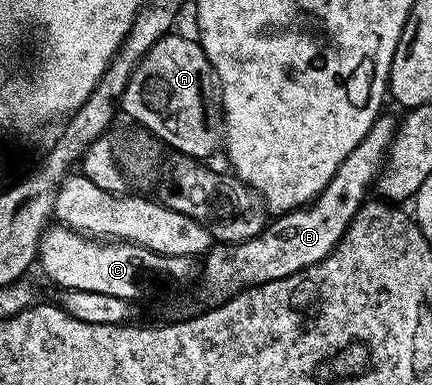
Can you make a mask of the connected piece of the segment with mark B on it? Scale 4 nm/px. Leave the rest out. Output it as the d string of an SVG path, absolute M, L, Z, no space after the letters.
M380 113L361 144L357 144L357 148L353 148L353 152L341 160L341 168L337 168L333 180L329 180L326 188L312 202L300 206L298 210L280 213L276 217L279 219L276 222L274 219L253 240L212 245L201 262L201 283L204 292L212 298L212 303L225 302L249 286L260 286L293 276L293 272L315 266L325 260L325 256L332 254L335 245L345 236L353 216L357 216L364 202L368 201L367 189L370 186L372 189L387 160L387 152L397 133L397 118L387 113Z

